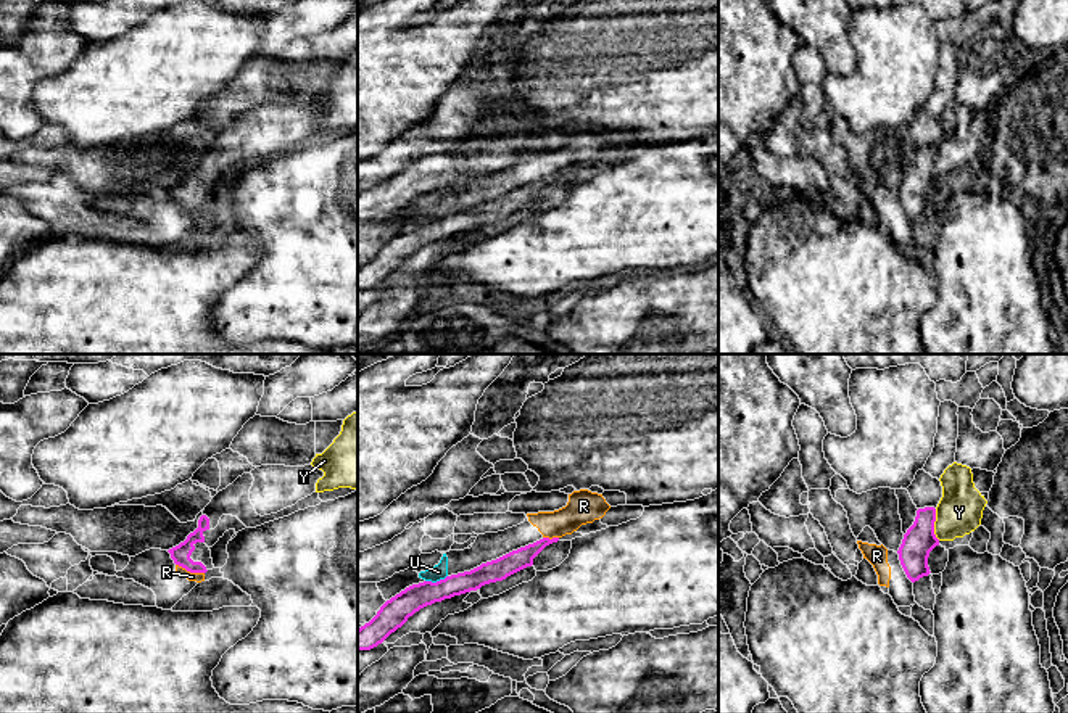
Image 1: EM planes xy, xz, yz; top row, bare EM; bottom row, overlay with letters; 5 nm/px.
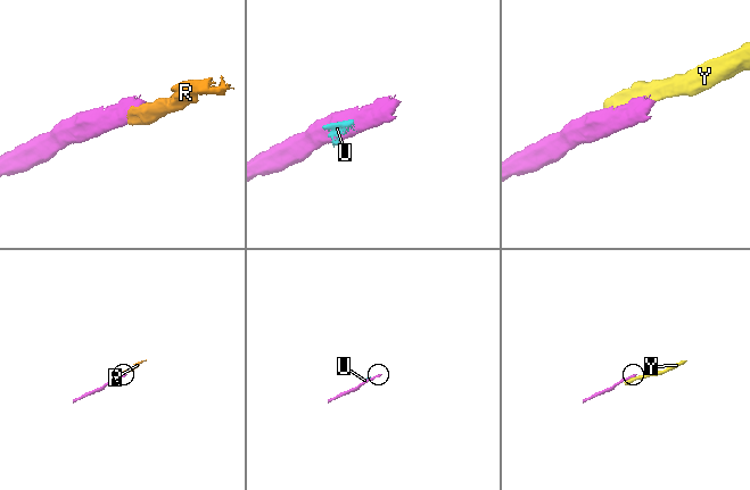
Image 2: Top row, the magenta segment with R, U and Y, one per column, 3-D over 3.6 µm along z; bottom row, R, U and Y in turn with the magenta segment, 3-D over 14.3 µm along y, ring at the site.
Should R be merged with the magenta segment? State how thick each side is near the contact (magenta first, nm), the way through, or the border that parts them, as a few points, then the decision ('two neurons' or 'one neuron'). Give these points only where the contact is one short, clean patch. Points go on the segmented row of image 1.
calibres 100 and 50 nm; border xy (176, 564), (190, 572), (203, 573); two neurons

